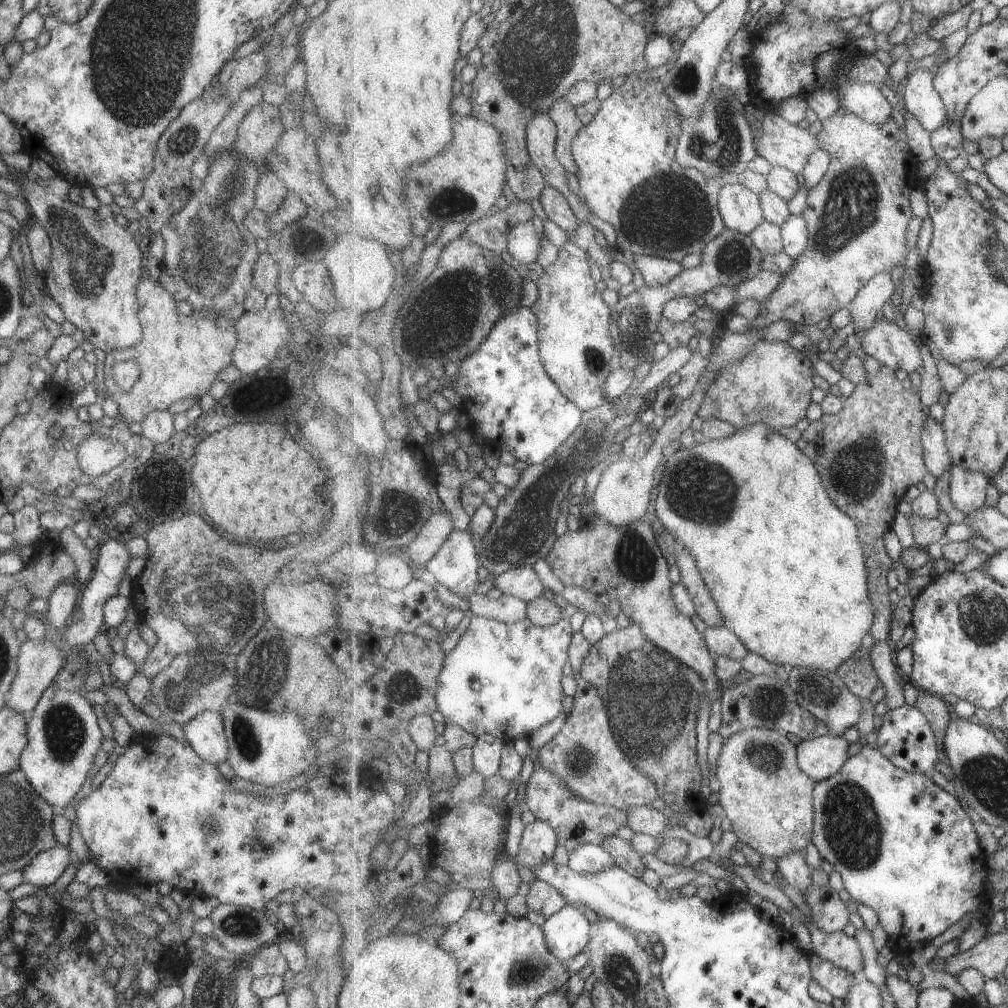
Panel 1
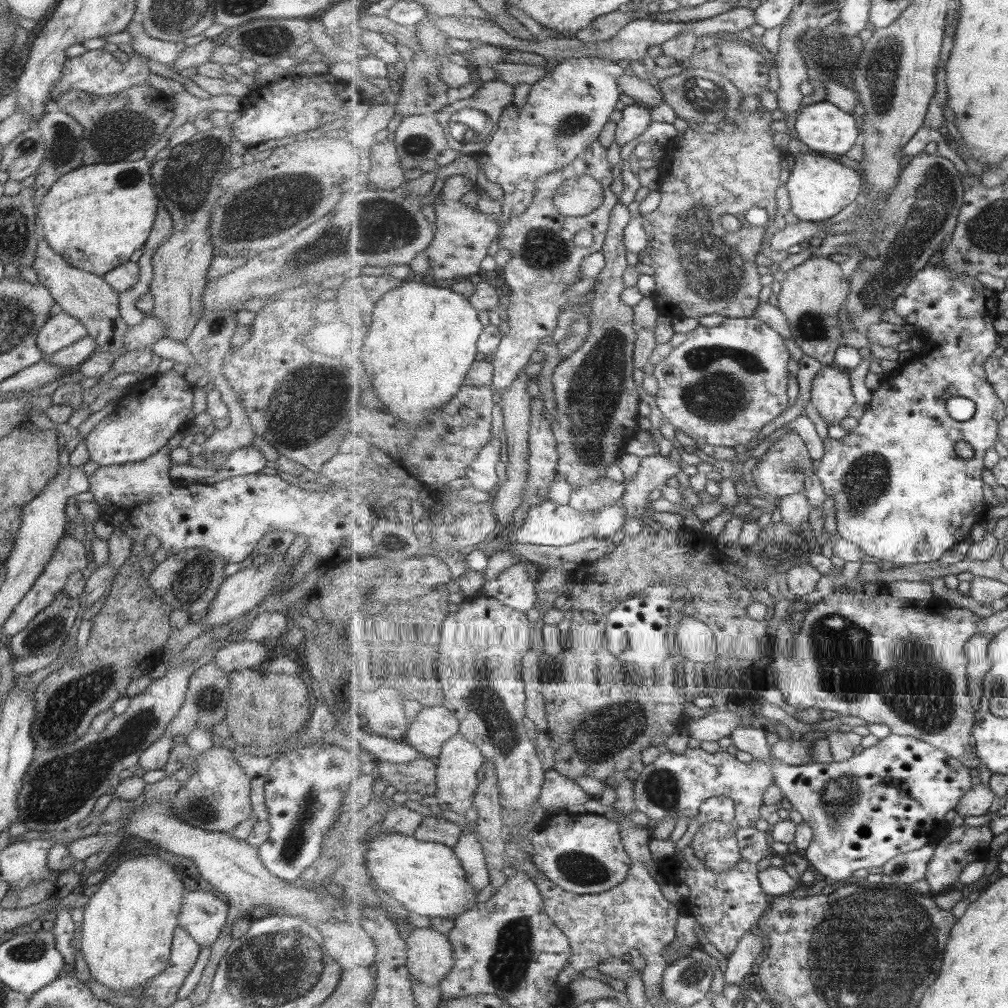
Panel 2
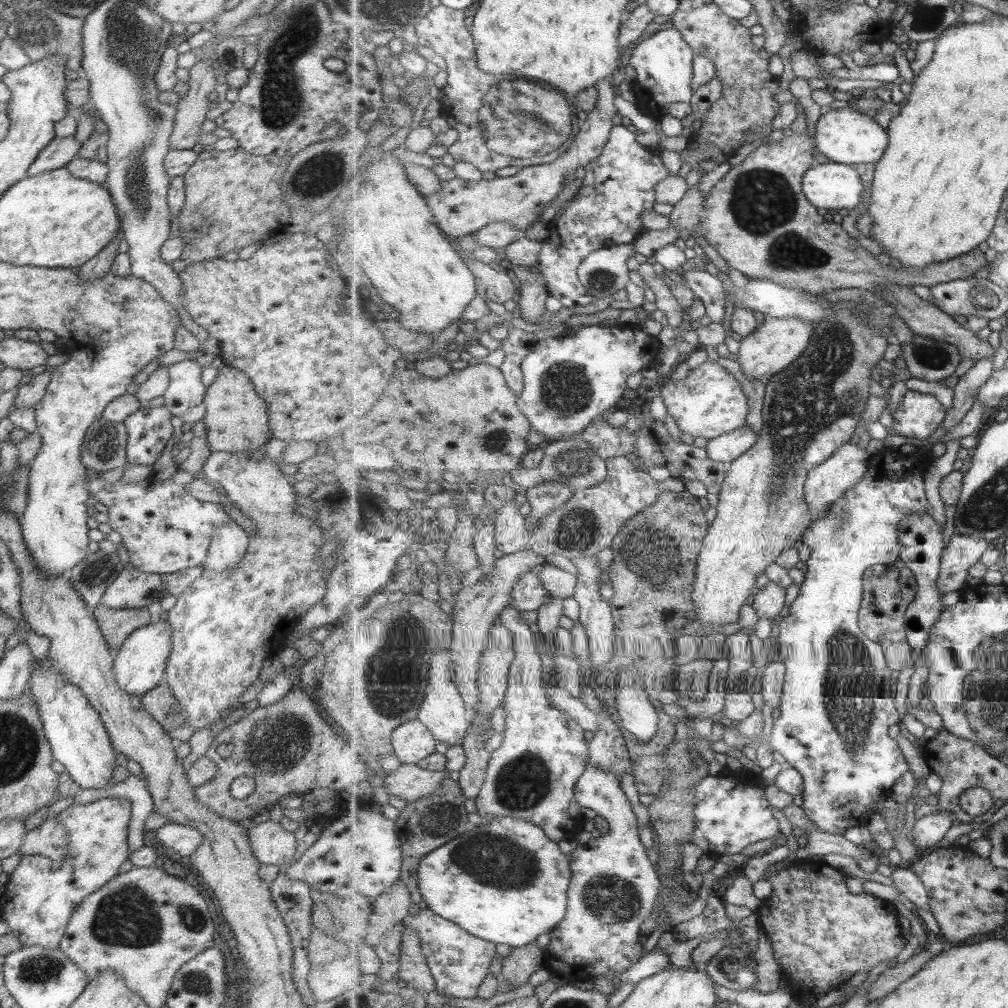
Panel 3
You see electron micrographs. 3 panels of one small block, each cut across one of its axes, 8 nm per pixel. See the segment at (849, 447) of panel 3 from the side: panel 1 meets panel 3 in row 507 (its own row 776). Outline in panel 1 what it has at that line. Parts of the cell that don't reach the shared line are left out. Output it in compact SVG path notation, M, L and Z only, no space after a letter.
M831 734L802 741L798 745L798 762L817 783L837 774L849 760L849 742Z

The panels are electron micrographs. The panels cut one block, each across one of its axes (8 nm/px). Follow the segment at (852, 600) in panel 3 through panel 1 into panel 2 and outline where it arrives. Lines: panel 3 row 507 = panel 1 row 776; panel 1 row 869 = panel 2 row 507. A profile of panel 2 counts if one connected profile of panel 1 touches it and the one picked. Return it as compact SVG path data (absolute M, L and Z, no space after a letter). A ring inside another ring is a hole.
M937 260L931 261L923 270L916 274L913 281L907 286L906 292L895 302L894 311L902 317L906 323L913 326L920 326L924 328L926 333L923 345L924 349L921 351L922 362L924 366L901 366L898 374L889 373L884 375L881 380L881 386L872 392L872 399L867 404L860 419L858 419L857 428L850 432L844 439L831 440L827 437L823 440L825 448L823 457L819 460L816 472L821 476L821 482L825 486L825 492L831 498L835 499L835 508L837 512L837 533L843 538L847 538L849 542L859 544L863 553L868 556L875 556L880 560L894 562L903 565L915 565L917 563L937 562L947 550L953 548L959 542L965 542L971 536L971 530L975 528L975 524L984 522L988 517L989 505L985 503L985 496L983 496L983 470L985 470L985 454L989 448L994 448L995 444L999 442L999 424L1005 417L1005 403L999 398L997 391L993 388L992 382L989 382L987 371L984 364L988 358L992 356L993 352L1000 346L1001 334L995 330L995 320L999 318L1001 312L999 311L999 296L993 290L989 290L987 286L983 286L979 280L971 278L966 273L952 274L945 269L945 266L937 266ZM953 397L970 398L977 403L976 412L967 422L959 422L951 418L947 410L947 401ZM959 440L965 440L967 443L973 445L975 449L975 456L973 458L961 458L955 452L955 445Z

